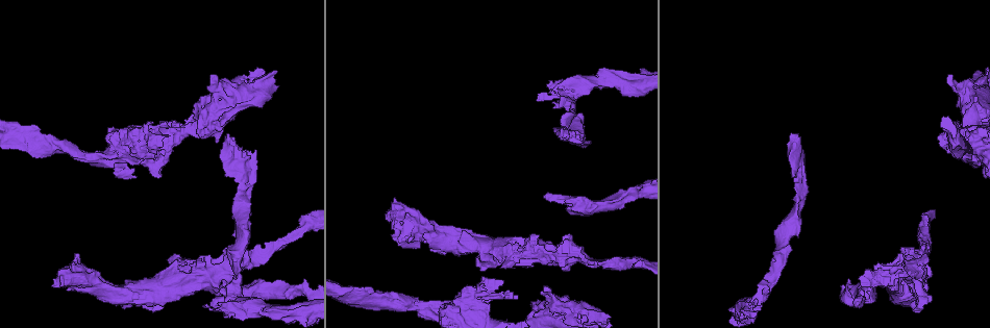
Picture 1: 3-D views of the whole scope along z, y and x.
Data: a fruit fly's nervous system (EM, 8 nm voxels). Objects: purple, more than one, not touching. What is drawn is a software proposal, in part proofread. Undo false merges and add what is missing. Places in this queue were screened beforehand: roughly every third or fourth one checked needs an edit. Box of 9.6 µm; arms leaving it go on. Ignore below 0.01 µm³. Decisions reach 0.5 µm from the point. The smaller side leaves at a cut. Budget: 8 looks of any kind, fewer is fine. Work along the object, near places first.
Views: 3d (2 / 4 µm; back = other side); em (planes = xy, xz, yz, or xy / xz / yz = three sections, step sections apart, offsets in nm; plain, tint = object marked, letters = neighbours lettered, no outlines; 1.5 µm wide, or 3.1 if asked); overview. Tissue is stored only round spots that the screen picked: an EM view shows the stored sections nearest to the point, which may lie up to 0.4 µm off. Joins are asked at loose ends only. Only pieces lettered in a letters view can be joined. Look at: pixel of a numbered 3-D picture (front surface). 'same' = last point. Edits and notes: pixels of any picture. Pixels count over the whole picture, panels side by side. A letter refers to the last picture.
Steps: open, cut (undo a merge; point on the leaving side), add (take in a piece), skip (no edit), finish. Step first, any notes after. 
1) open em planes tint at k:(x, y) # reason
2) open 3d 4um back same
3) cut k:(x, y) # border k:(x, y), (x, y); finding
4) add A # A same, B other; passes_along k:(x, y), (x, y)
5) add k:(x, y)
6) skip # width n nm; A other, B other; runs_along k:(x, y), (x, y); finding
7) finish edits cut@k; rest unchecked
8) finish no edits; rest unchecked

open 3d 2um back at 1:(561, 130) # free end

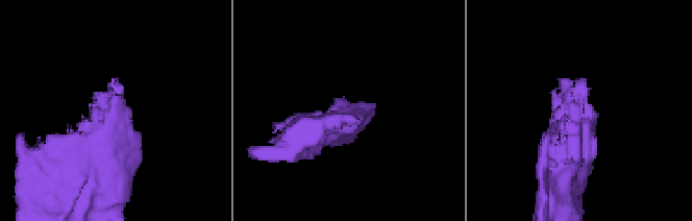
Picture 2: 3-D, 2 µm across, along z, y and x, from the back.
open em planes letters at 2:(118, 80) # need the tissue

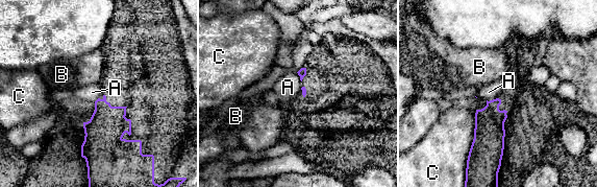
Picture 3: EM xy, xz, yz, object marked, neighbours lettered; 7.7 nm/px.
skip # longest_contact C 400 nm; A other, B other, C other; border 3:(497, 97), (487, 100); no lettered piece goes on from it

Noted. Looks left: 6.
open em planes letters at 1:(900, 254) # free end

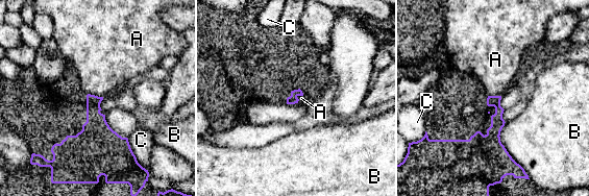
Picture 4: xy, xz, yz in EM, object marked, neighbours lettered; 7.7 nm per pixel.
skip # longest_contact B 360 nm; A other, B other, C other; border 4:(88, 93), (102, 97); no lettered piece goes on from it

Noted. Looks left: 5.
open em xz step 8 tint at 1:(852, 289) # narrows sharply

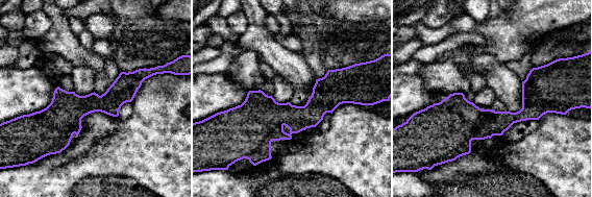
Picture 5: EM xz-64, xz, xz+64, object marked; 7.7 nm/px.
open em planes letters same # another direction

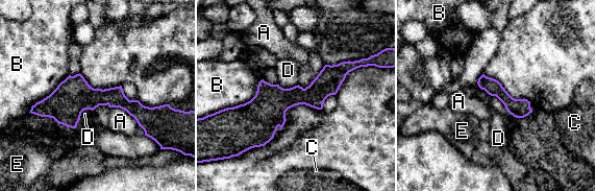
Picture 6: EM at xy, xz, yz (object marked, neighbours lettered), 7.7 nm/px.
skip # longest_contact B 380 nm; A other, B other, C other, D other, E other; runs_along 6:(352, 66), (313, 96), (238, 114); continuous, no second cell

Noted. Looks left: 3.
finish no edits; rest unchecked

